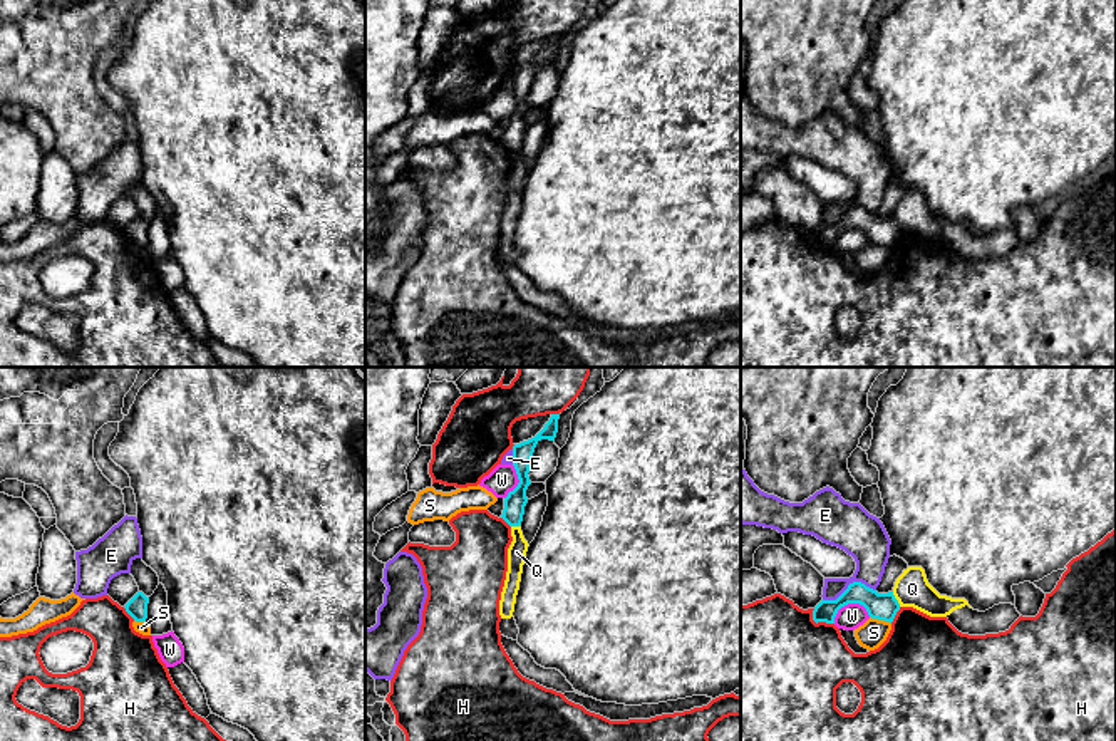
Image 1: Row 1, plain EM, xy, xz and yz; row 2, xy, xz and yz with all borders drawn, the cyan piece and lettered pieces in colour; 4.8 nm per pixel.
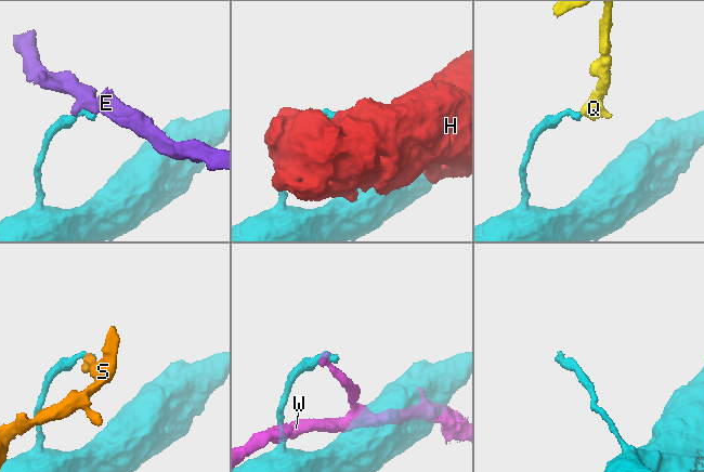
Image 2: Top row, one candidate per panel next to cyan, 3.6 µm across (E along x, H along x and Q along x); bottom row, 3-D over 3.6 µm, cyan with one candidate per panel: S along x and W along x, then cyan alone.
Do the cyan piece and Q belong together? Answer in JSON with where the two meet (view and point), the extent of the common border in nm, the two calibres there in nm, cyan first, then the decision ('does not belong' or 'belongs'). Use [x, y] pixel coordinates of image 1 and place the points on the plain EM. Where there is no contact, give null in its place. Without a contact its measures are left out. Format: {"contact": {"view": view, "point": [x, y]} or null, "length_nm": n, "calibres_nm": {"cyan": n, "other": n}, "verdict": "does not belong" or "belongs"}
{"contact": {"view": "yz", "point": [895, 223]}, "length_nm": 80, "calibres_nm": {"cyan": 130, "other": 170}, "verdict": "does not belong"}

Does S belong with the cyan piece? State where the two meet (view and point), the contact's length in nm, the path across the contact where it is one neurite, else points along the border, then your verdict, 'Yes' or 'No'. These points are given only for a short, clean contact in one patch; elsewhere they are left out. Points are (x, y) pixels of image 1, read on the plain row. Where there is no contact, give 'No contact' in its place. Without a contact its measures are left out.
Touches cyan at yz (880, 243). Shared border 110 nm. Boundary: yz (870, 240), (890, 248). No

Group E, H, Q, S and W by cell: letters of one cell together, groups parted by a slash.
E / H / Q / S / W

